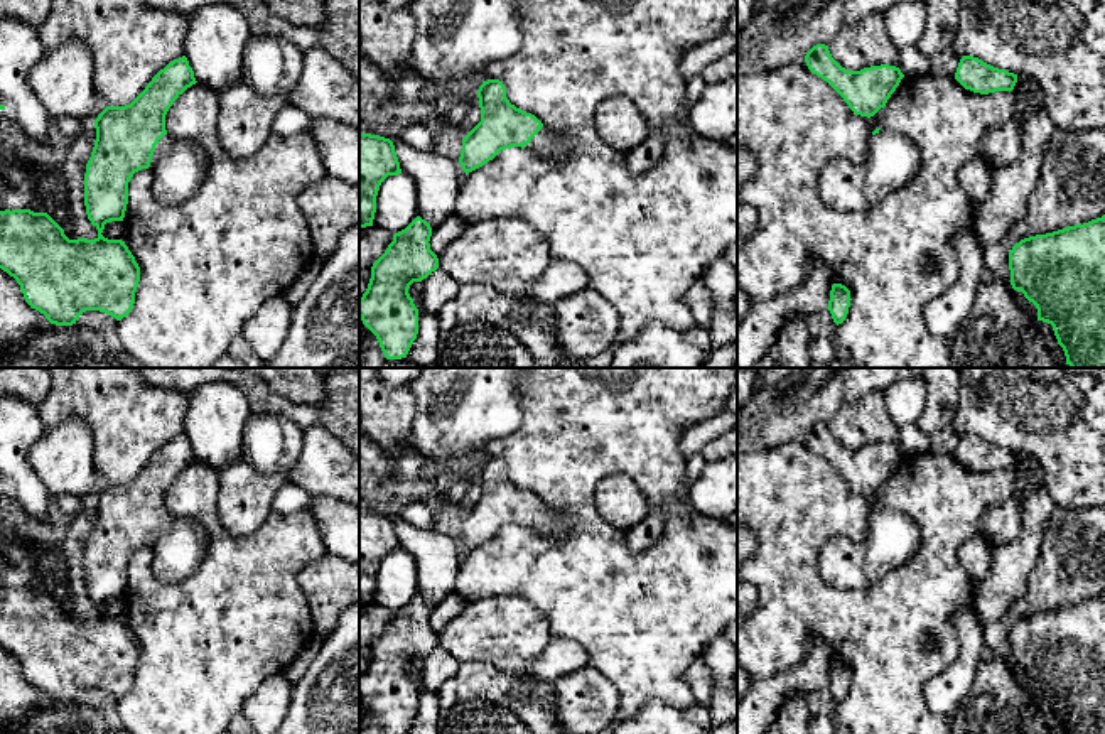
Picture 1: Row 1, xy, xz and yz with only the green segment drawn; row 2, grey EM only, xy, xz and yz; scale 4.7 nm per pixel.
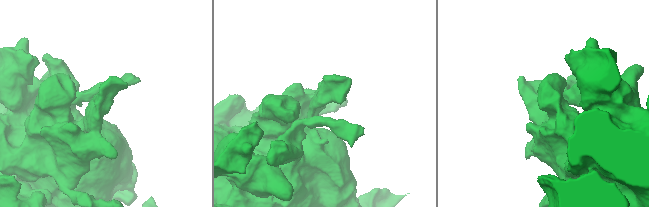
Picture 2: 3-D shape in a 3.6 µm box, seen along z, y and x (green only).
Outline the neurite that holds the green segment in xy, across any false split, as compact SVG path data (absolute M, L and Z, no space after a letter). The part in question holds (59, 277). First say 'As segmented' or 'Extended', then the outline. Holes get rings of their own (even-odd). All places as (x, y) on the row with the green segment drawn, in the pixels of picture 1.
Extended. M182 56L160 69L130 105L106 106L94 120L96 140L84 174L84 206L88 219L98 229L94 240L69 240L47 213L0 211L0 268L17 280L25 302L51 324L73 326L86 310L100 310L116 321L132 312L140 267L125 241L108 240L101 233L106 223L123 221L128 182L142 169L152 170L152 191L165 206L187 201L201 187L208 170L206 152L191 140L170 138L165 130L169 108L196 83L194 71Z

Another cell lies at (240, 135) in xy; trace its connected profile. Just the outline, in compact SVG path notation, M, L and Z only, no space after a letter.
M243 81L218 93L218 138L233 159L255 154L270 137L275 115L288 103L288 96L263 98Z

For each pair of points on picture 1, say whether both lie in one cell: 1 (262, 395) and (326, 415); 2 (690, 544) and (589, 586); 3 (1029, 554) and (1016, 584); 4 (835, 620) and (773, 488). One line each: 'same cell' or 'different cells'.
1: same cell
2: same cell
3: same cell
4: same cell

